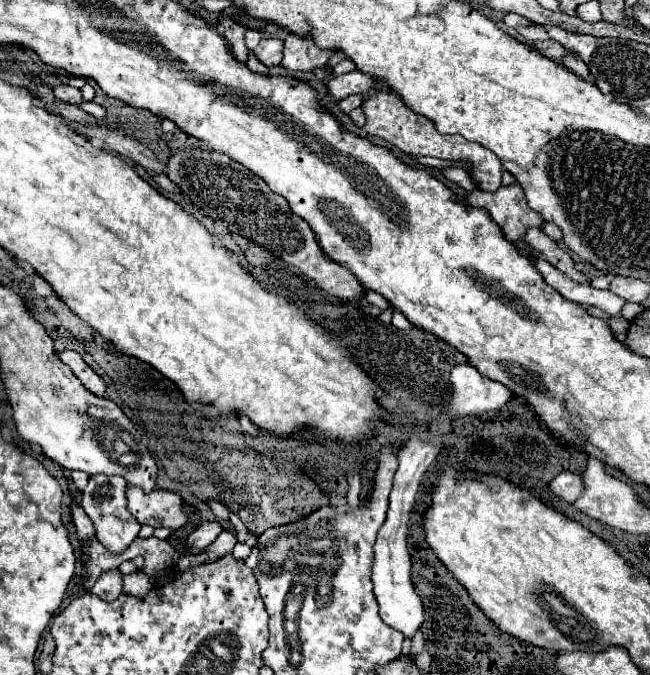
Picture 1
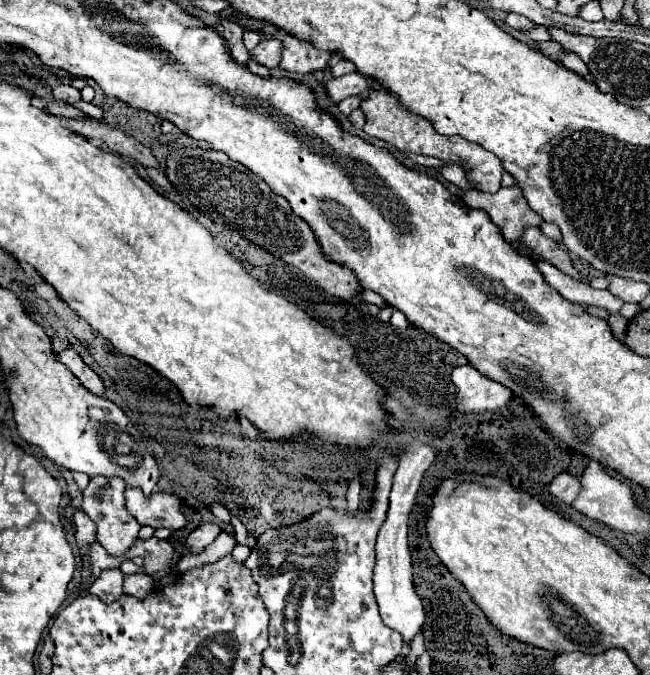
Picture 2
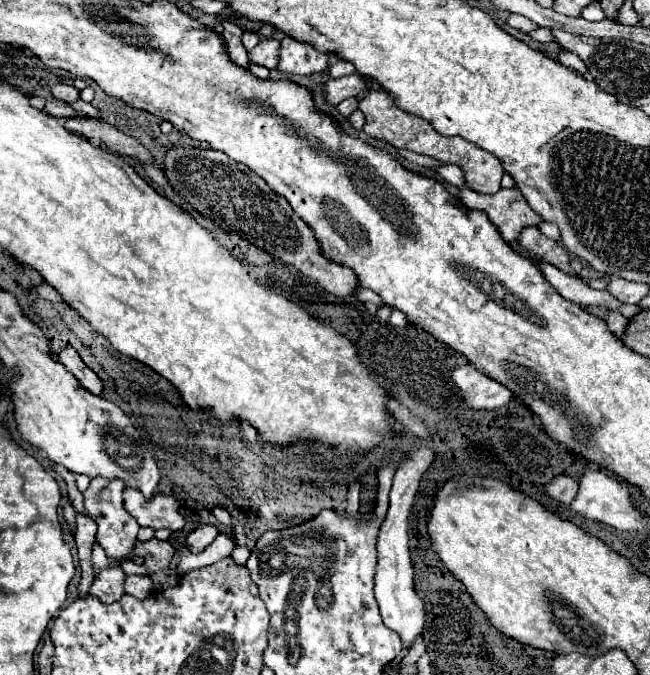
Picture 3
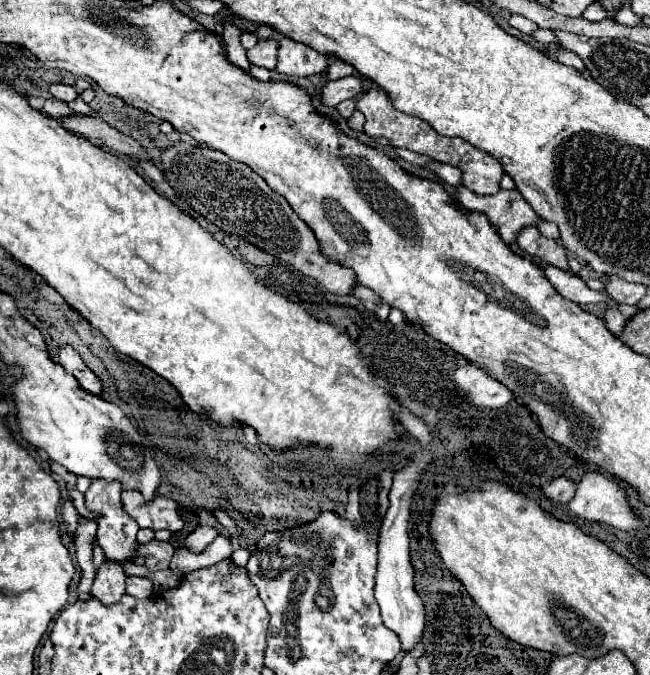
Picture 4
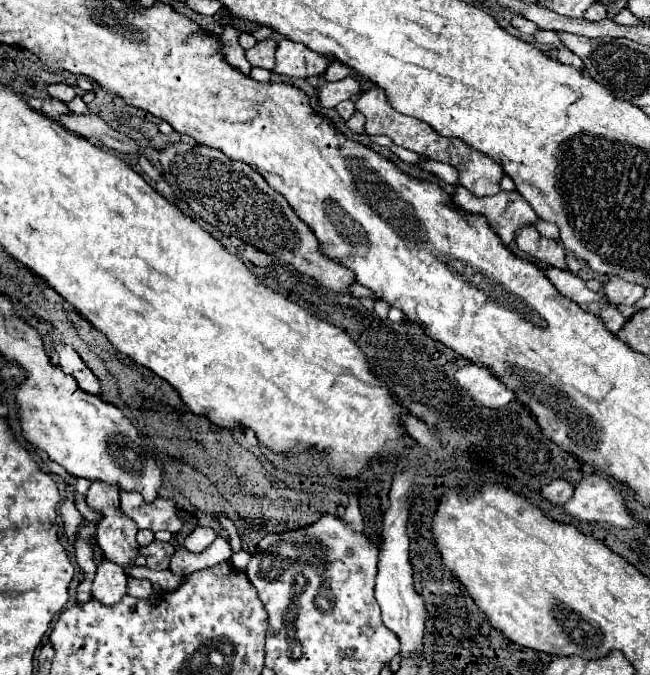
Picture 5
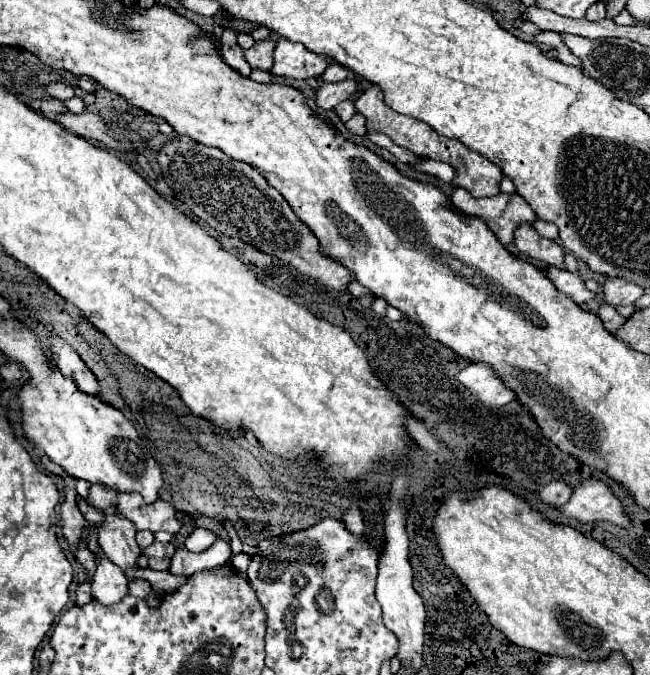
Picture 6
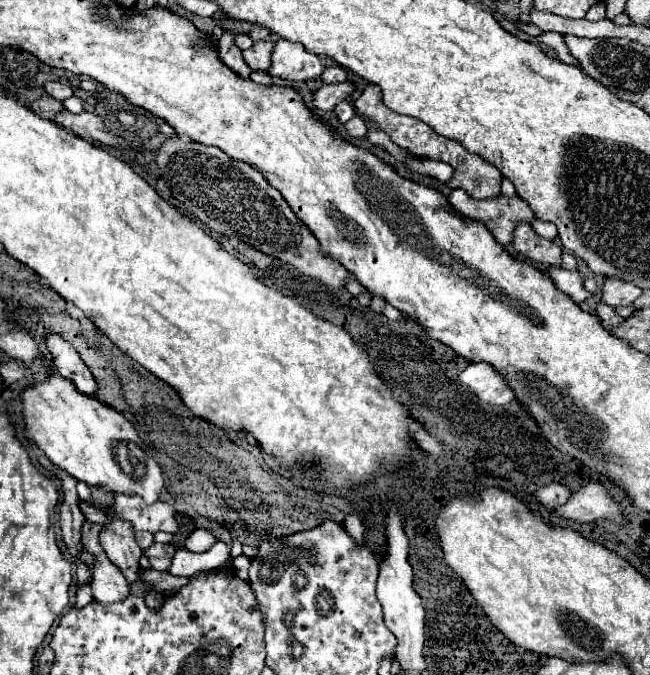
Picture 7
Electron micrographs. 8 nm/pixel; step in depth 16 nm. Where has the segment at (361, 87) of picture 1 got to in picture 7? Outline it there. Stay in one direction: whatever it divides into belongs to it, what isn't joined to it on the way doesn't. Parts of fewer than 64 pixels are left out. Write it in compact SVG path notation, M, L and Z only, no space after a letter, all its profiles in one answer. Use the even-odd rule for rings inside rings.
M342 82L342 84L324 84L318 92L314 92L312 102L318 110L332 112L334 106L342 100L346 100L354 90L352 82Z

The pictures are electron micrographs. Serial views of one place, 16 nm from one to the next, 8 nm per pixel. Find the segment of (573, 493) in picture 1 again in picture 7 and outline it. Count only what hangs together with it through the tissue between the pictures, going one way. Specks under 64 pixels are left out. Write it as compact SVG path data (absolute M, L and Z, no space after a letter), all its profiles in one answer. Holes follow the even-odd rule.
M548 484L548 486L544 486L544 488L540 488L540 490L536 490L536 500L544 506L544 508L548 508L548 510L552 510L552 508L558 508L560 504L564 504L566 500L570 498L570 490L564 486L564 484Z

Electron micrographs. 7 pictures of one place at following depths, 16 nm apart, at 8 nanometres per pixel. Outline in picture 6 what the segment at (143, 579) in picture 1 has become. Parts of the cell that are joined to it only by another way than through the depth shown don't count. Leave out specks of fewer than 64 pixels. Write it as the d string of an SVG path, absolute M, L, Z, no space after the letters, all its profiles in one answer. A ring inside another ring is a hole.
M136 580L136 582L130 582L130 594L138 596L138 598L146 598L152 590L152 586L146 582L146 580Z

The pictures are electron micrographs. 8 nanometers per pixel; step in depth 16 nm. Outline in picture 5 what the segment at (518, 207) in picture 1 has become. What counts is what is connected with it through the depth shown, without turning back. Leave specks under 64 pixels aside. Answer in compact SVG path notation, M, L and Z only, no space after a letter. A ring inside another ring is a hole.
M458 186L452 194L452 202L468 214L486 216L488 226L506 246L514 240L516 228L534 224L538 220L534 210L528 206L526 200L522 200L518 192L498 192L496 196L476 198L472 192Z

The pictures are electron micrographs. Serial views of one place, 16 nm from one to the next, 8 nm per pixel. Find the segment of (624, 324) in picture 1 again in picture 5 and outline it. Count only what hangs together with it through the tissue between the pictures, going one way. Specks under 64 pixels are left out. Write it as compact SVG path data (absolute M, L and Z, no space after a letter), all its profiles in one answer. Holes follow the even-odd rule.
M602 306L600 318L602 318L604 326L606 326L610 332L614 332L614 334L616 334L616 332L622 328L622 324L626 322L626 318L624 318L616 308L612 308L612 306Z

